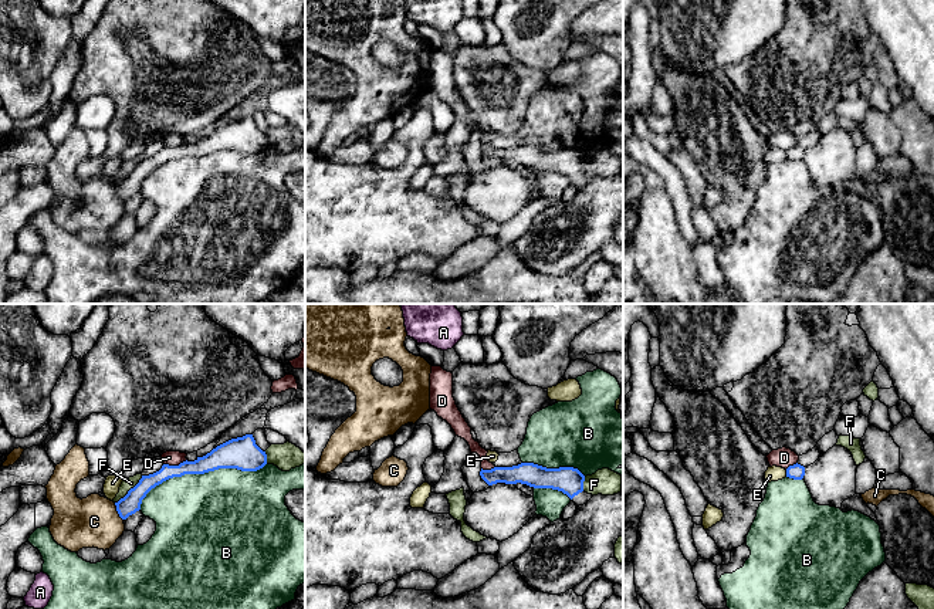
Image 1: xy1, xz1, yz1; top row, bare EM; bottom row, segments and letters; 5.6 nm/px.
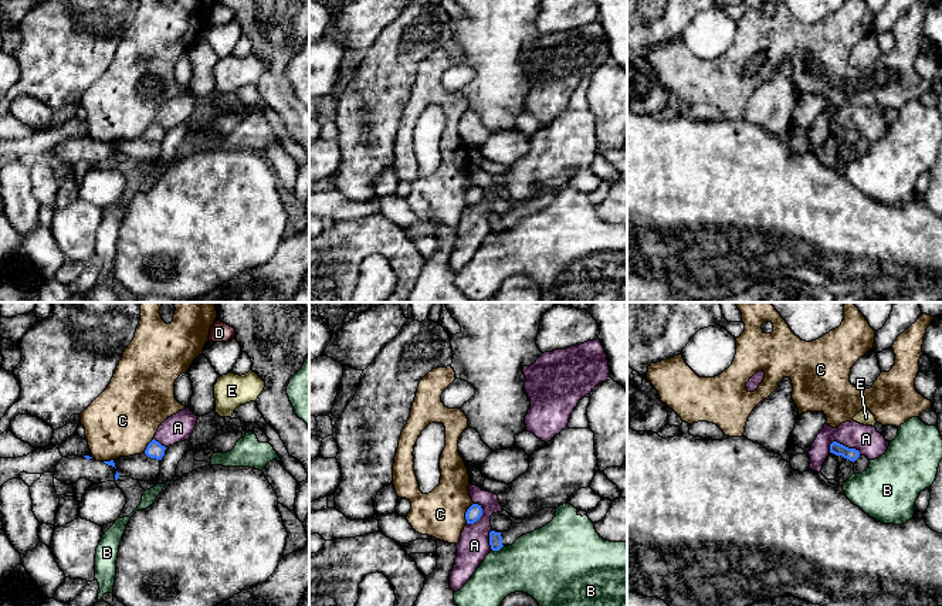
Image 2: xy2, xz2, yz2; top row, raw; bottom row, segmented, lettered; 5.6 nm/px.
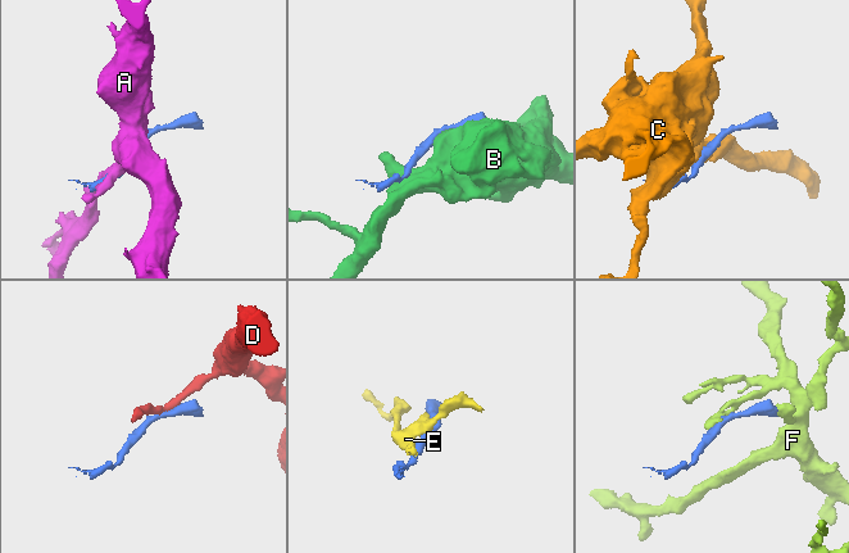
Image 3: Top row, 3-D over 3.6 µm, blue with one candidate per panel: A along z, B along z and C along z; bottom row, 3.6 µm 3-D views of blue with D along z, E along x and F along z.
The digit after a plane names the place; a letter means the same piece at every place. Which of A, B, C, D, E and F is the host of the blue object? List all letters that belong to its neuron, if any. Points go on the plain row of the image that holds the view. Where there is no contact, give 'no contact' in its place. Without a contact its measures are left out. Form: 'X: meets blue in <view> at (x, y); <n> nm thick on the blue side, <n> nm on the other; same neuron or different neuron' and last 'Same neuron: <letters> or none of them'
A: meets blue in yz2 at (844, 128); 70 nm thick on the blue side, 160 nm on the other; different neuron
B: meets blue in xy1 at (199, 155); 180 nm thick on the blue side, 500 nm on the other; different neuron
C: meets blue in xz2 at (466, 195); 90 nm thick on the blue side, 280 nm on the other; different neuron
D: meets blue in xy1 at (175, 148); 110 nm thick on the blue side, 80 nm on the other; different neuron
E: meets blue in yz1 at (787, 155); 90 nm thick on the blue side, 90 nm on the other; different neuron
F: meets blue in xy1 at (129, 172); 110 nm thick on the blue side, 70 nm on the other; different neuron
Same neuron: none of them

